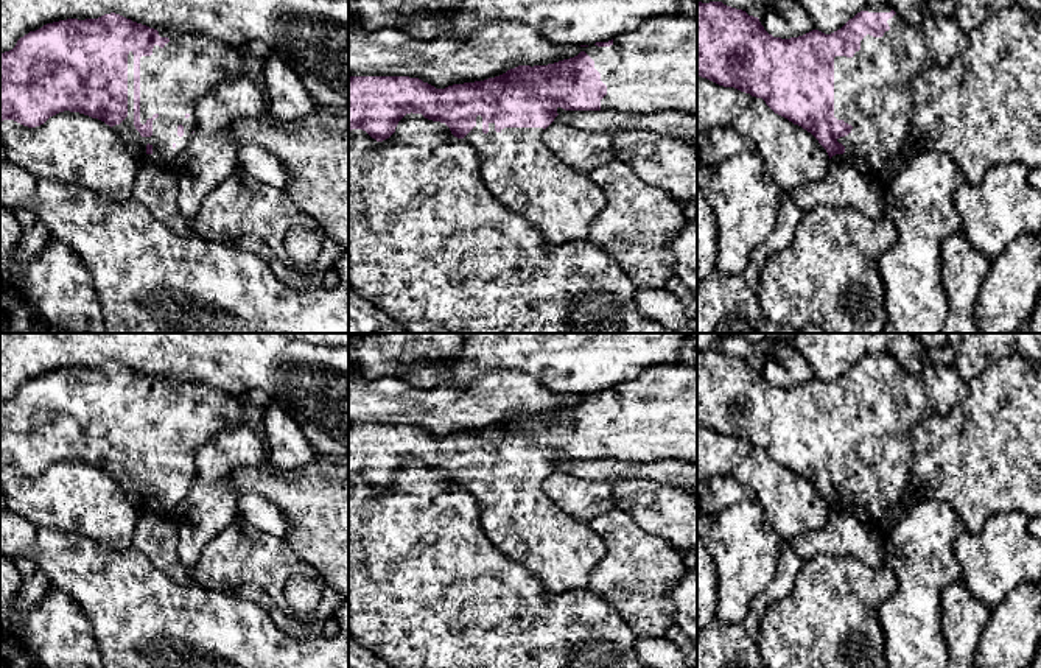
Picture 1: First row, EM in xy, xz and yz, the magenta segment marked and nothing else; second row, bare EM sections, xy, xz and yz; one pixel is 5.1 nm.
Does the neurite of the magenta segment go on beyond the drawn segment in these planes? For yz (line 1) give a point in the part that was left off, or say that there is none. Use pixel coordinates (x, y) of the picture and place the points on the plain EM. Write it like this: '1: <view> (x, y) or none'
1: yz (873, 438)

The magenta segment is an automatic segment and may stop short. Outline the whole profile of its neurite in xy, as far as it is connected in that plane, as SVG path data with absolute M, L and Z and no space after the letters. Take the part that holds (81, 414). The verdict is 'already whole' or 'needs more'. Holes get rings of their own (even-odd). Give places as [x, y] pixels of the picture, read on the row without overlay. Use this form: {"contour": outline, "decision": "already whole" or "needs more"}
{"contour": "M115 361L104 363L98 367L67 367L47 372L36 380L30 380L17 389L12 399L0 402L0 470L14 469L23 475L36 476L44 473L50 466L59 461L79 461L109 473L115 480L115 483L124 490L128 500L138 511L138 514L148 512L166 517L173 514L173 511L185 497L191 483L196 478L196 456L199 448L213 441L213 438L221 430L237 427L240 424L244 424L244 410L241 400L237 396L229 394L223 389L207 386L201 380L157 380Z", "decision": "needs more"}

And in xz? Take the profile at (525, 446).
{"contour": "M680 363L647 366L635 378L618 383L608 391L580 396L582 400L570 408L548 414L518 414L495 427L445 438L436 438L409 425L349 425L349 480L363 478L377 490L383 490L411 461L445 472L454 486L475 495L485 537L510 561L523 564L540 582L543 595L588 590L590 575L605 556L605 543L587 522L563 512L543 490L543 481L559 464L559 456L627 462L674 459L697 464L697 369Z", "decision": "needs more"}

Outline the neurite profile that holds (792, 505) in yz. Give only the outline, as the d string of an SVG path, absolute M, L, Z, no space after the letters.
M752 445L731 476L752 489L767 523L781 540L826 526L831 508L818 489L798 473L775 462L762 447Z

